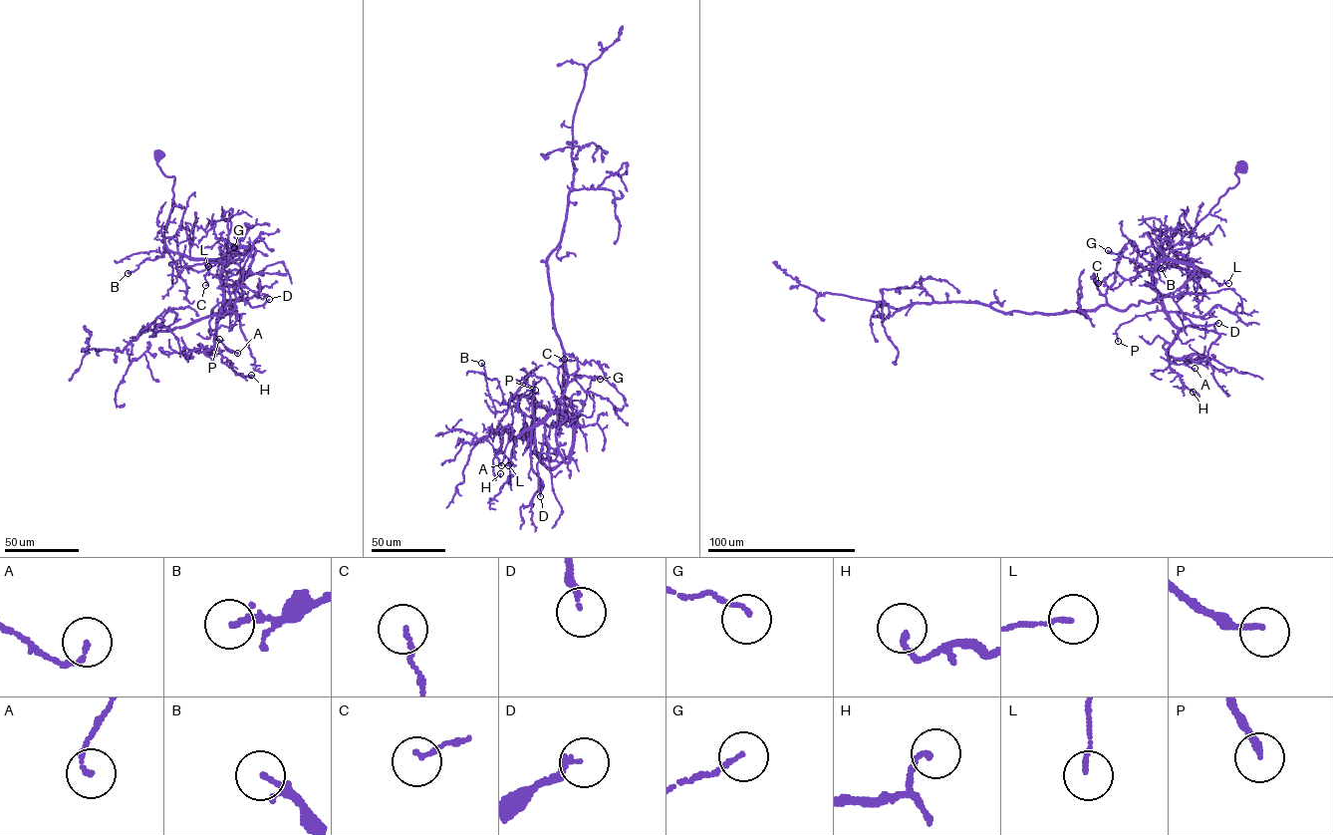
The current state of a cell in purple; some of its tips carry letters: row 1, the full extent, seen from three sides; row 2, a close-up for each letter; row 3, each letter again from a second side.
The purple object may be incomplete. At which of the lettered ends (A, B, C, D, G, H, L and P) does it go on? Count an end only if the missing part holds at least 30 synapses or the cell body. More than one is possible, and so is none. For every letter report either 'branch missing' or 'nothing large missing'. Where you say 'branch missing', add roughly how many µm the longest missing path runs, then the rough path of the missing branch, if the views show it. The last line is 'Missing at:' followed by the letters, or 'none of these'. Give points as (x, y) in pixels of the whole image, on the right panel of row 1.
A: nothing large missing
B: nothing large missing
C: nothing large missing
D: nothing large missing
G: nothing large missing
H: nothing large missing
L: nothing large missing
P: branch missing; about 25 µm are missing; missing branch runs (1118, 341), (1130, 353), (1143, 357)
Missing at: P

